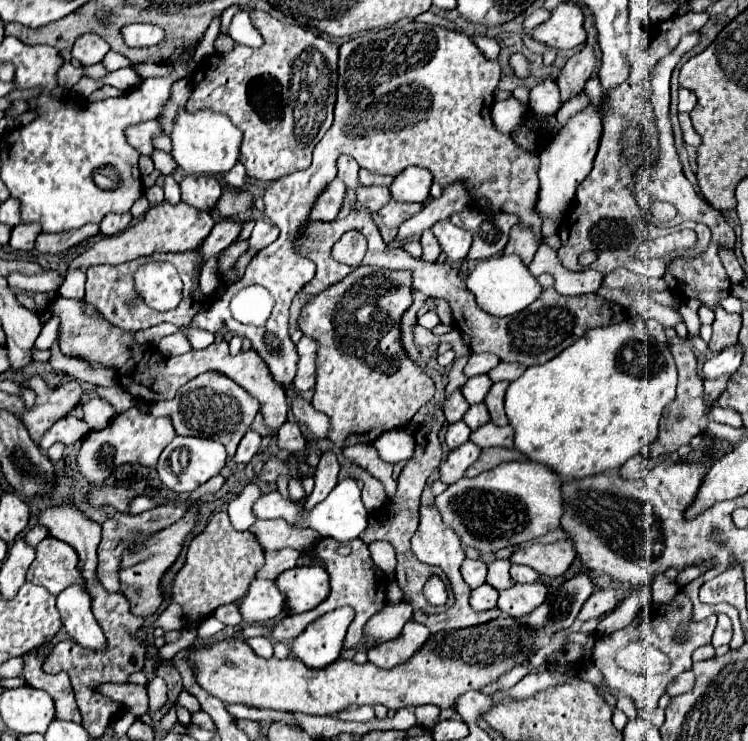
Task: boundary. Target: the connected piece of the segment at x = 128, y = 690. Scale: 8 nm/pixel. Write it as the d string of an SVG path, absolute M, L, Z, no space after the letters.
M100 684L98 694L112 698L114 702L118 702L124 710L132 712L134 716L142 716L148 712L148 694L144 686L138 684Z

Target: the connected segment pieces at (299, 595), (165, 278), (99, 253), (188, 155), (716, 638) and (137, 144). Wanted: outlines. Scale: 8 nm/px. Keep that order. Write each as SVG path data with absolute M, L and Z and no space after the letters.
M318 558L308 566L294 566L276 578L288 602L288 612L298 614L316 608L330 594L330 576Z
M170 262L146 264L136 272L136 292L156 310L172 310L182 300L182 280Z
M162 202L158 206L152 206L144 214L144 218L140 222L136 222L134 226L126 228L126 232L120 232L118 236L110 236L110 238L102 238L102 240L94 242L88 250L84 250L80 256L76 256L68 264L68 270L90 268L96 264L118 266L118 264L136 260L140 256L152 256L154 252L188 252L188 250L194 250L206 238L206 234L210 234L210 226L212 226L210 212L196 210L194 206L190 206L186 202L180 202L178 206Z
M210 110L202 112L180 112L176 118L176 126L172 130L172 158L176 164L192 176L200 174L218 174L228 172L240 158L242 132L222 114L214 114Z
M718 616L718 626L714 630L714 636L712 636L712 646L718 648L722 644L728 644L732 638L732 628L730 628L730 618L728 616Z
M156 118L156 120L148 120L146 124L136 124L134 128L128 128L126 138L128 138L130 144L132 144L134 148L138 148L142 154L152 156L152 152L156 150L154 144L152 144L152 140L154 140L156 136L160 136L160 134L162 134L162 126L160 126L160 120Z

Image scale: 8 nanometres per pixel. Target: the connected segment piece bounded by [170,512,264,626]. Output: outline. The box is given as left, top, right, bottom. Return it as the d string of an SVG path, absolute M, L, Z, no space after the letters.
M216 512L204 526L204 530L192 538L186 564L172 580L172 602L182 606L186 626L198 626L218 606L234 604L242 600L248 584L264 564L264 550L250 530L234 530L226 512Z

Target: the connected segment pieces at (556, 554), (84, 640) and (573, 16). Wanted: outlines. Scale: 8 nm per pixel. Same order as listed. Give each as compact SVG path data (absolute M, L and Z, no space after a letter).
M570 540L554 542L554 544L534 542L514 550L510 556L510 562L526 564L544 576L562 576L570 568L574 556L576 556L576 550Z
M66 588L56 598L66 634L88 650L106 650L106 636L90 610L90 594L82 588Z
M564 2L556 10L552 10L550 20L534 28L532 36L552 48L574 48L578 44L584 44L584 14L576 4Z

